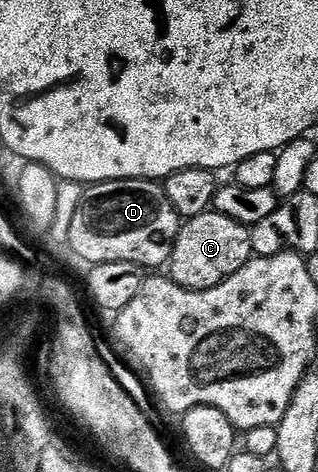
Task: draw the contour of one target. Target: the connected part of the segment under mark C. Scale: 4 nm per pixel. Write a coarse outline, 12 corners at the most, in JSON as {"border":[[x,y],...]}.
{"border":[[210,209],[181,222],[166,271],[191,291],[253,258],[251,226]]}

